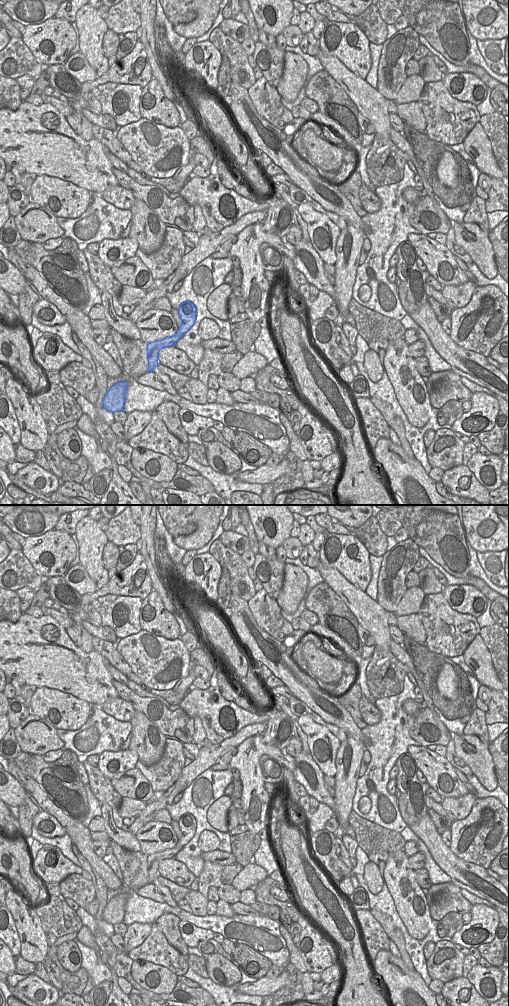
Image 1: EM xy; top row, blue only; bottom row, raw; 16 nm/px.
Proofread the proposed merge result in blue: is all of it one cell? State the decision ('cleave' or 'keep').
keep

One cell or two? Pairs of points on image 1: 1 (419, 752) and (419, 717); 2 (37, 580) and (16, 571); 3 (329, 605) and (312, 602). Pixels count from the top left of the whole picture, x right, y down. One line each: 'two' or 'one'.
1: two
2: one
3: one

